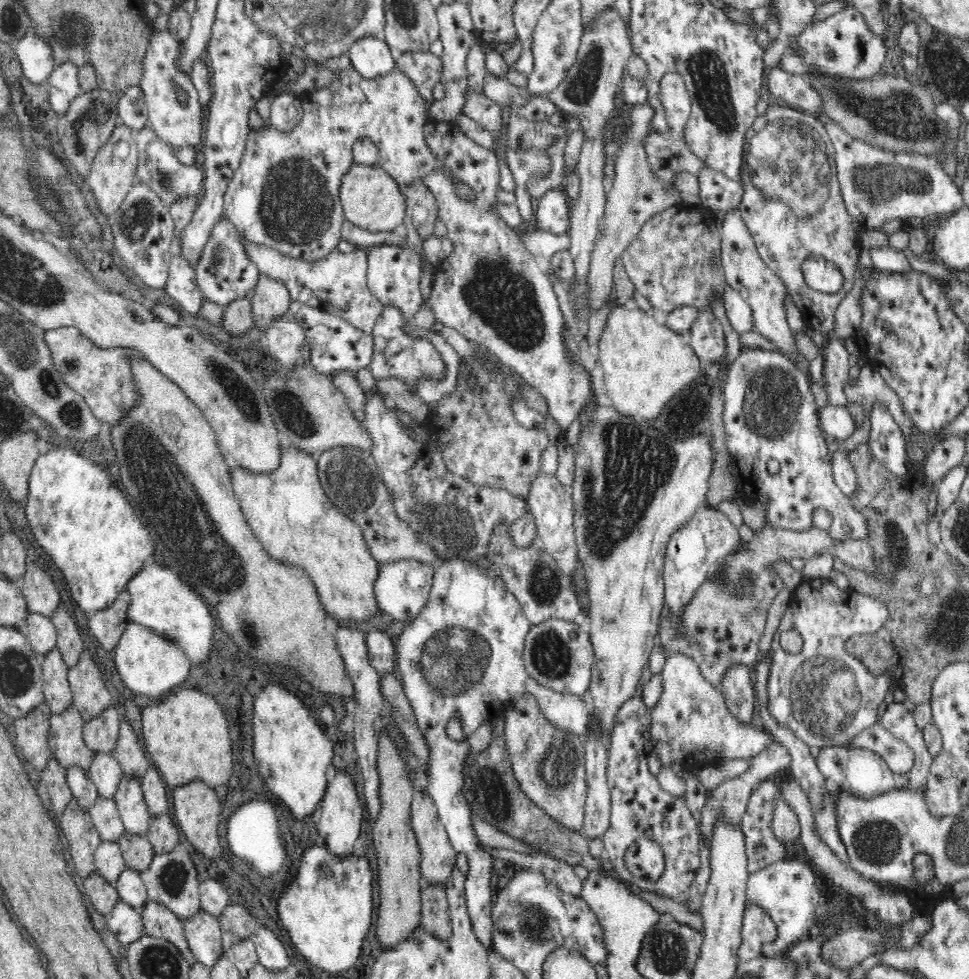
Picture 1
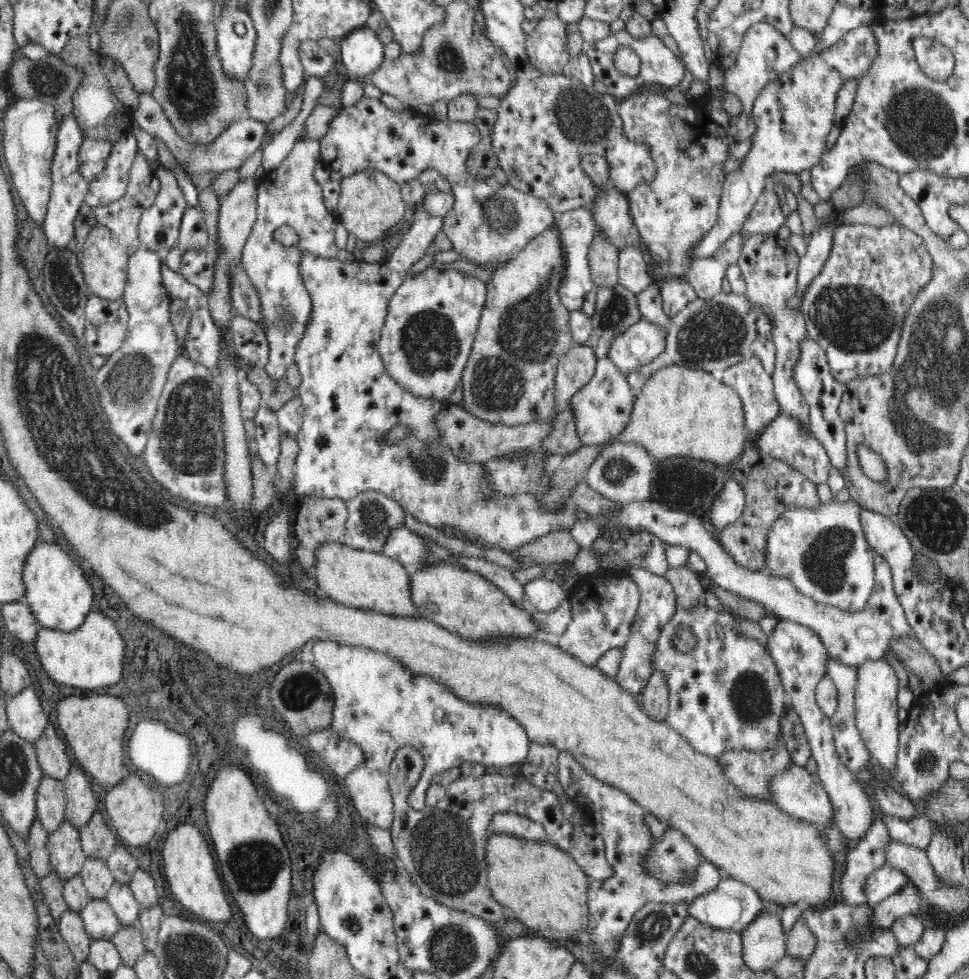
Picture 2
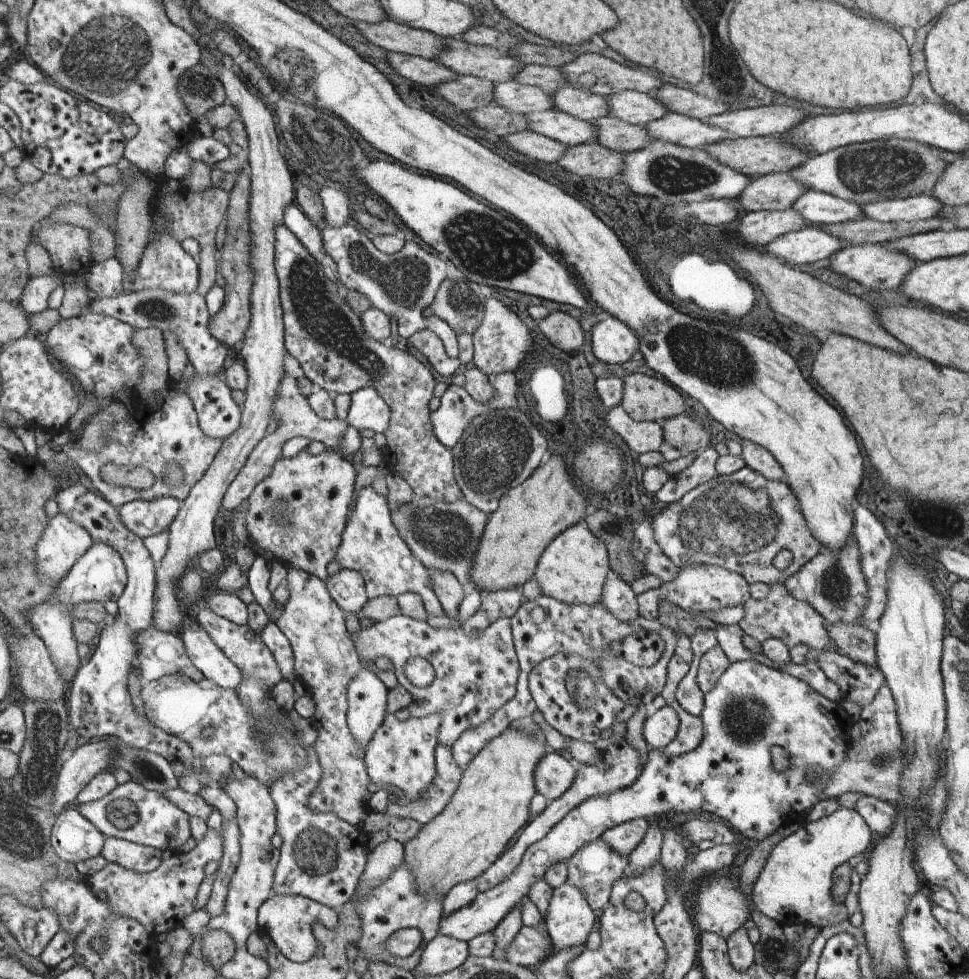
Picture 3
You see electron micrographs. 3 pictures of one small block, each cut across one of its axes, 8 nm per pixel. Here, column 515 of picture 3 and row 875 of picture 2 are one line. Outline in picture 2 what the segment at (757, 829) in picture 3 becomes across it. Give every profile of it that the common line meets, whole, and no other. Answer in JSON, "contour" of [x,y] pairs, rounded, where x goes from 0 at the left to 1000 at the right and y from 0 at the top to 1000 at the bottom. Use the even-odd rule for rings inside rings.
{"contour":[[[913,884],[904,892],[896,895],[892,903],[895,923],[901,926],[903,923],[916,918],[916,915],[925,914],[931,907],[937,905],[937,894],[929,888]]]}

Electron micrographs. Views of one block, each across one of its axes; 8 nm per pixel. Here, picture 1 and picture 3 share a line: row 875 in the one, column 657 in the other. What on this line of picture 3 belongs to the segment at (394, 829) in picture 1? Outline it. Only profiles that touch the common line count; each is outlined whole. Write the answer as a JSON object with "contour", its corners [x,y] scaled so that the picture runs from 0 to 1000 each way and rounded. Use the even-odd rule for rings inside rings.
{"contour":[[[650,382],[643,387],[642,418],[656,430],[685,431],[706,422],[706,407],[685,388],[667,382]]]}

